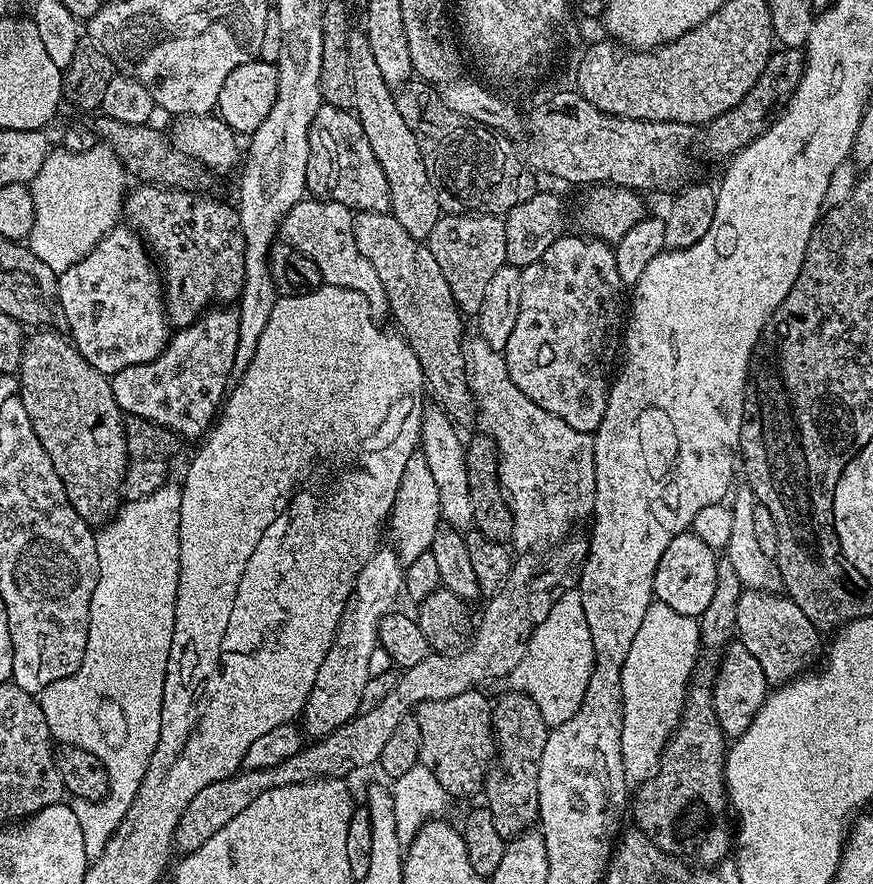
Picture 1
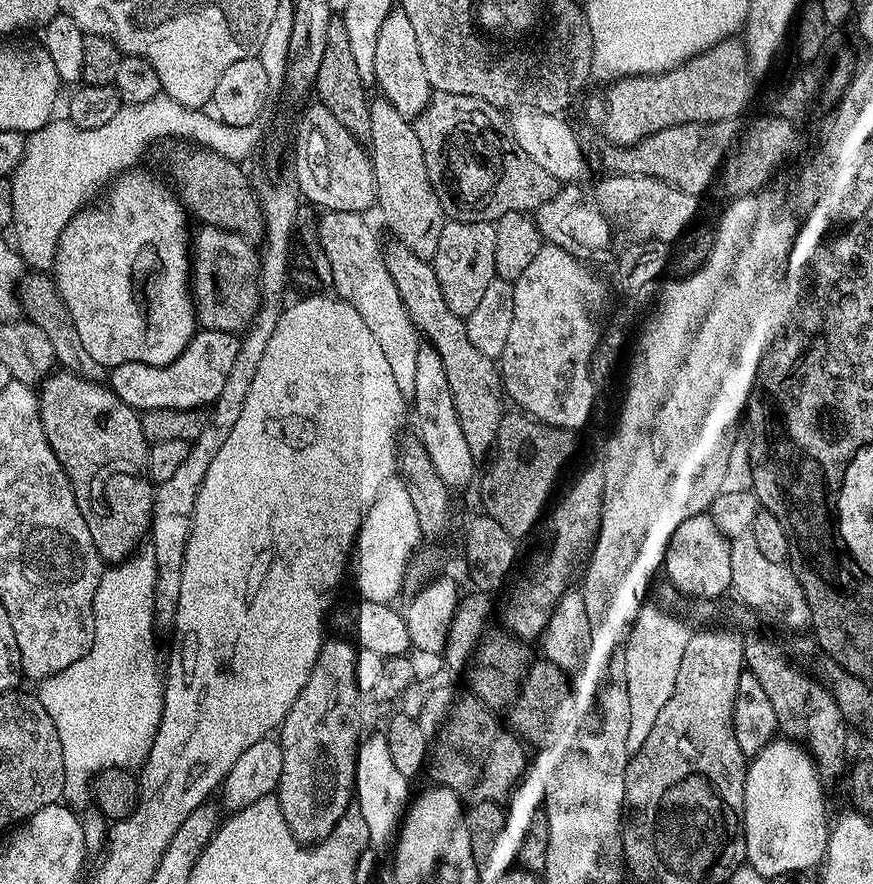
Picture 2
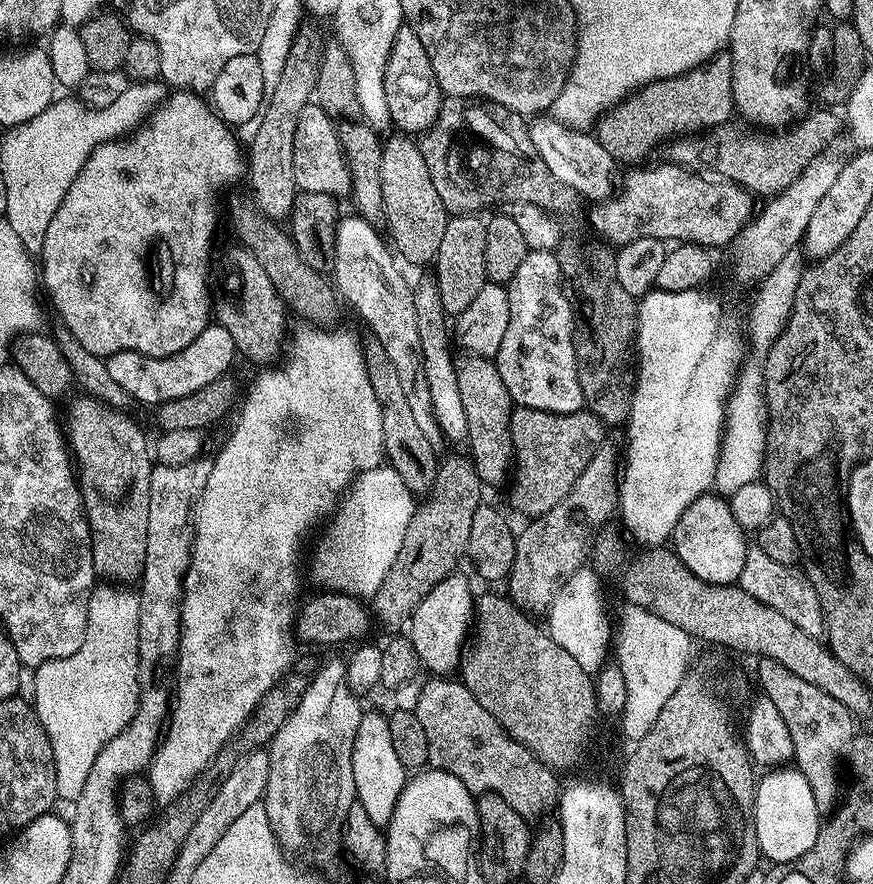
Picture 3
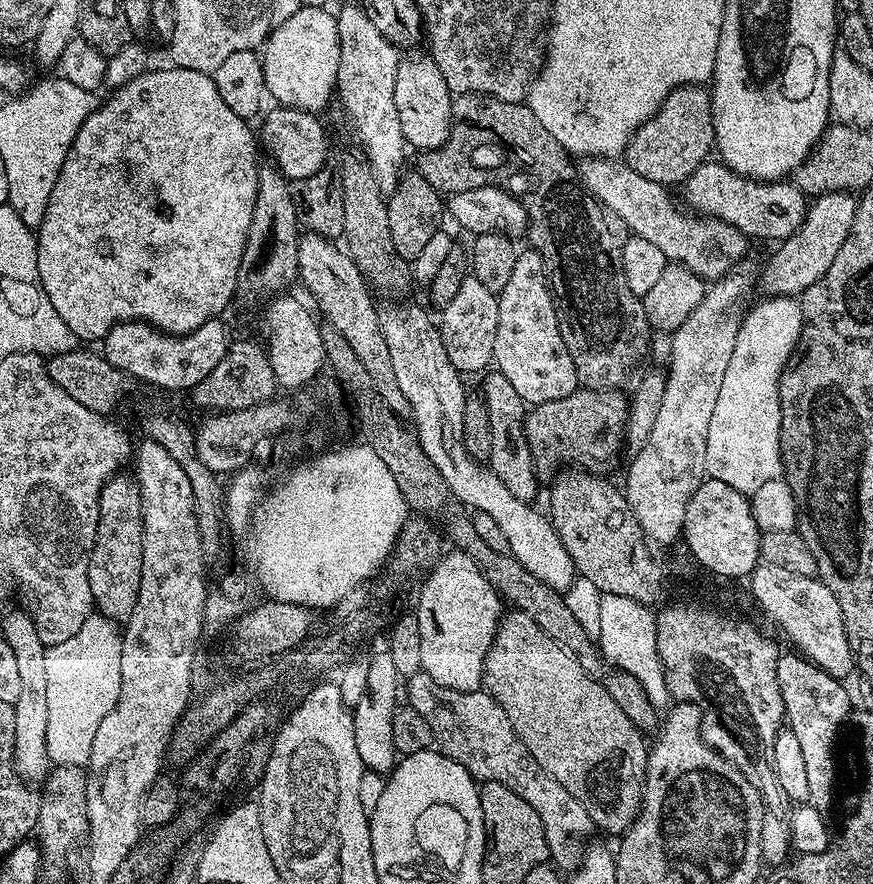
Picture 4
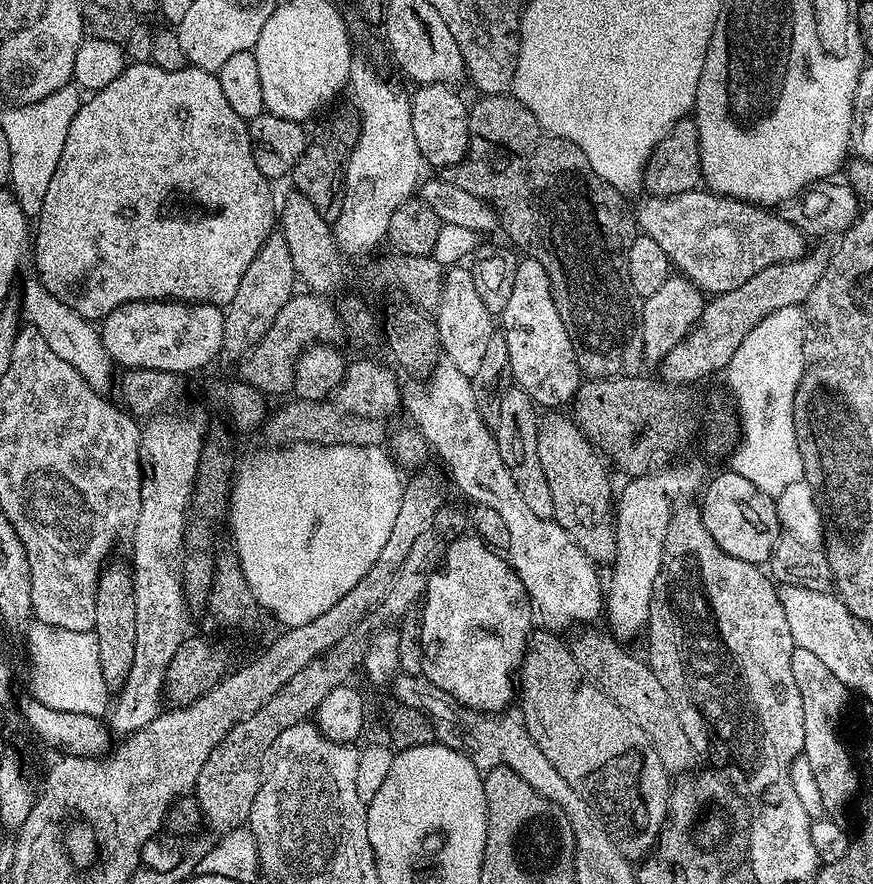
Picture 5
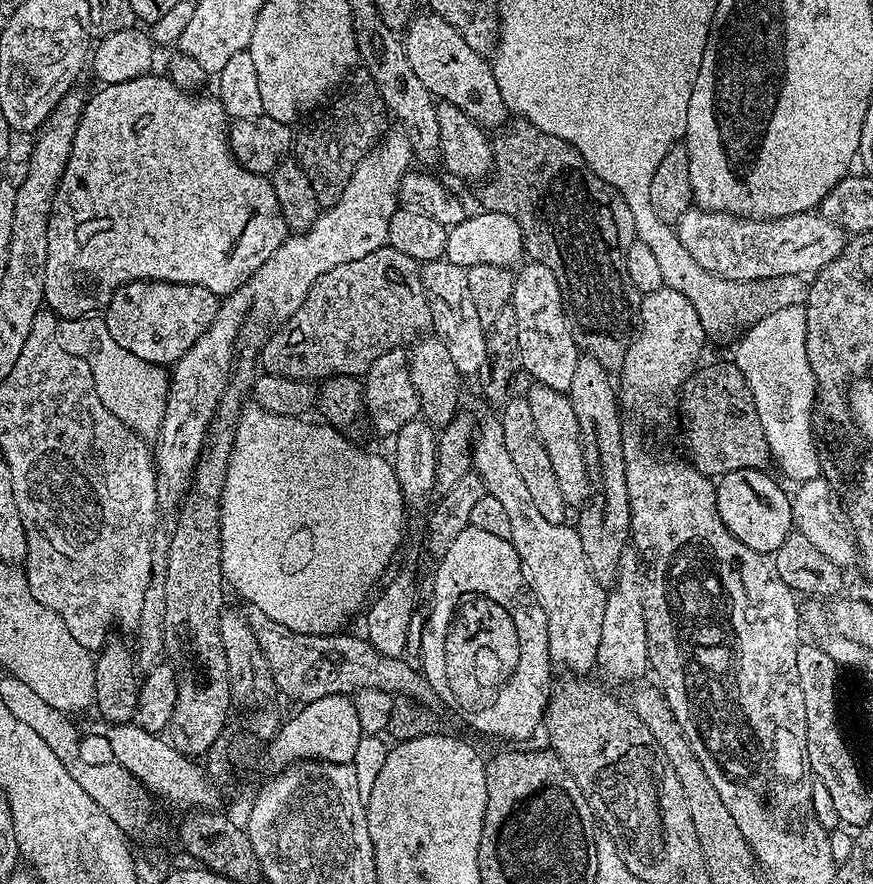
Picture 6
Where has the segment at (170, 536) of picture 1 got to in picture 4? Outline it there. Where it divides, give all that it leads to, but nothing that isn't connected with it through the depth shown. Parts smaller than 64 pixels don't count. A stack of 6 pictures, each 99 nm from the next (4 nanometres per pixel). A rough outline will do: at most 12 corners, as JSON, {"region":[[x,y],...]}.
{"region":[[117,621],[47,649],[46,750],[87,765],[121,682]]}

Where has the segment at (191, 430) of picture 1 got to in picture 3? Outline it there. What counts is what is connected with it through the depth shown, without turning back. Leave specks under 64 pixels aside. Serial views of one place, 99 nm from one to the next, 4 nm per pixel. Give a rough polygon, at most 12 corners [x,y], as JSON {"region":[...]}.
{"region":[[212,322],[178,354],[124,349],[104,365],[133,401],[186,398],[231,369]]}

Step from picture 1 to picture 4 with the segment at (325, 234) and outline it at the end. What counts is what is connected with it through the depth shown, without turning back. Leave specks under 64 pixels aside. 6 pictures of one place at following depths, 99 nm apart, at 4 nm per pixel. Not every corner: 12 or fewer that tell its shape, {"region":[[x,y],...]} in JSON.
{"region":[[416,304],[377,307],[426,457],[508,552],[564,594],[551,519],[464,445],[464,384]]}

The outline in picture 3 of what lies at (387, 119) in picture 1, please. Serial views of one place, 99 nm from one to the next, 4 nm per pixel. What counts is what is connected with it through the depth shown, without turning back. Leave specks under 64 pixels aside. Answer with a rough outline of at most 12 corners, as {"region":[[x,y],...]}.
{"region":[[385,139],[382,220],[405,265],[435,261],[450,213],[419,143]]}

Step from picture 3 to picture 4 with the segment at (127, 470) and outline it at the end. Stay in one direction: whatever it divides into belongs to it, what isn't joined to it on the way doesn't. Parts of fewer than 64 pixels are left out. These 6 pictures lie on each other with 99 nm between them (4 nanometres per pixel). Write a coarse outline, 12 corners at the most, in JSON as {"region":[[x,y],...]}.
{"region":[[104,483],[88,563],[95,611],[132,617],[142,586],[142,502]]}

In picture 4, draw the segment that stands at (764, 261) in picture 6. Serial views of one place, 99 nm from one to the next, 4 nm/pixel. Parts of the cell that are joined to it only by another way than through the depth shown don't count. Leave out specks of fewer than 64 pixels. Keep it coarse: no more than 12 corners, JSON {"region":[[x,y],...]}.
{"region":[[585,157],[587,191],[633,235],[706,282],[749,239],[678,210],[665,185],[623,161]]}

